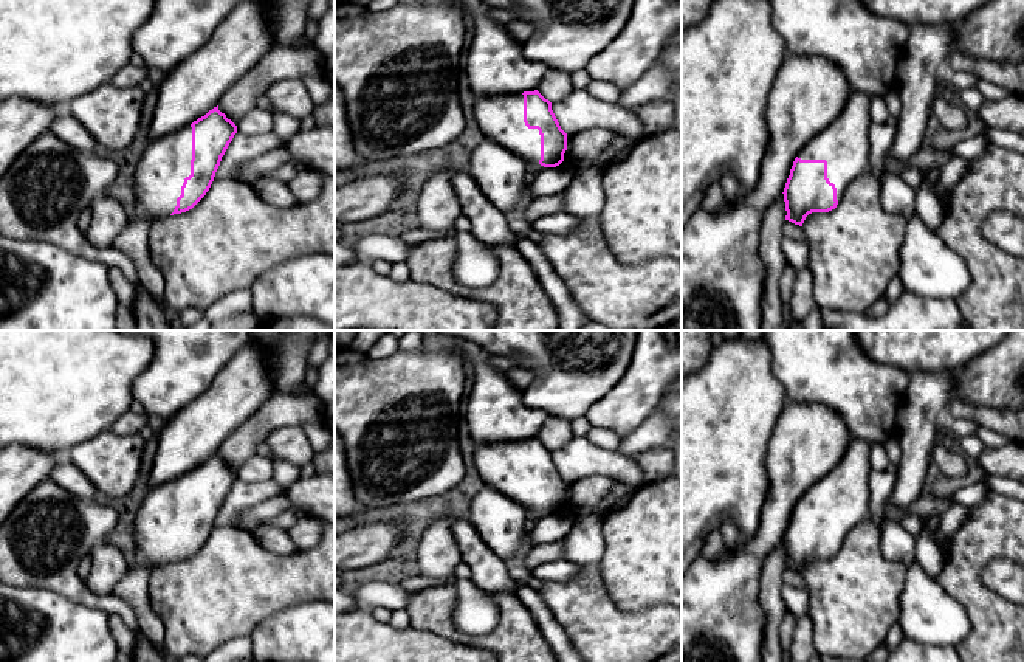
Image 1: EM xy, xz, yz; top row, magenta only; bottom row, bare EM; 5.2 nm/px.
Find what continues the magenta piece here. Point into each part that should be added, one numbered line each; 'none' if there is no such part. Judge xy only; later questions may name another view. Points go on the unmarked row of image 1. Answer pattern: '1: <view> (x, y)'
1: xy (160, 521)

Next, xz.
1: xz (501, 464)

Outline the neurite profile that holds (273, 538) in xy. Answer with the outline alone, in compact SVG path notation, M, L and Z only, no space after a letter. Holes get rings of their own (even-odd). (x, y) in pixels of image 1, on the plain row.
M260 526L251 530L257 543L268 552L277 555L291 555L297 552L294 543L291 541L288 530L277 526Z

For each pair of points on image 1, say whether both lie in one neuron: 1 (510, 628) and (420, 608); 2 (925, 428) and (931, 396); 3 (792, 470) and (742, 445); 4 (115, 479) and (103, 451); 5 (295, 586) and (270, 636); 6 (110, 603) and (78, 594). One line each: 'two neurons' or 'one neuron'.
1: one neuron
2: one neuron
3: two neurons
4: one neuron
5: two neurons
6: one neuron

